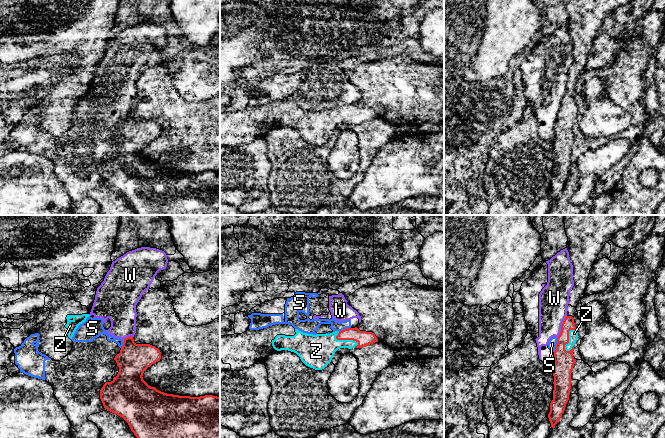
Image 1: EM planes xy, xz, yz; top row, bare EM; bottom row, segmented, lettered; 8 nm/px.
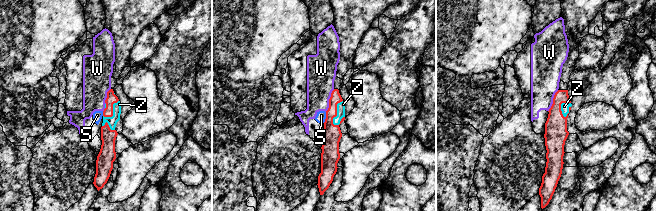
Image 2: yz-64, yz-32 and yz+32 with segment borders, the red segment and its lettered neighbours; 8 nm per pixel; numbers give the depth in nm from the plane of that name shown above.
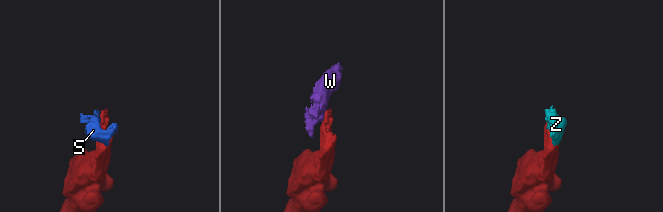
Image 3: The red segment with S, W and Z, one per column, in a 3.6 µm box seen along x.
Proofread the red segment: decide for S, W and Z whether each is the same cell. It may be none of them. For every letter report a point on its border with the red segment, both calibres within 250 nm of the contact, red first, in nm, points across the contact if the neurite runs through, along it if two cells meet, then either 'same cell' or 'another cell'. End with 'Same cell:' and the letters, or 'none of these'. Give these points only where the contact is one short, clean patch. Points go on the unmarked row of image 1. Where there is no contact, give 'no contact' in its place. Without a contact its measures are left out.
S: contact yz (556, 121); calibres 160 and 70 nm; border yz (557, 114), (553, 127); another cell
W: contact yz (561, 103); calibres 140 and 240 nm; border yz (566, 91), (557, 114); another cell
Z: contact yz (568, 114); calibres 160 and 80 nm; same cell
Same cell: Z

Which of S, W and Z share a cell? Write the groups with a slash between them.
S W / Z

